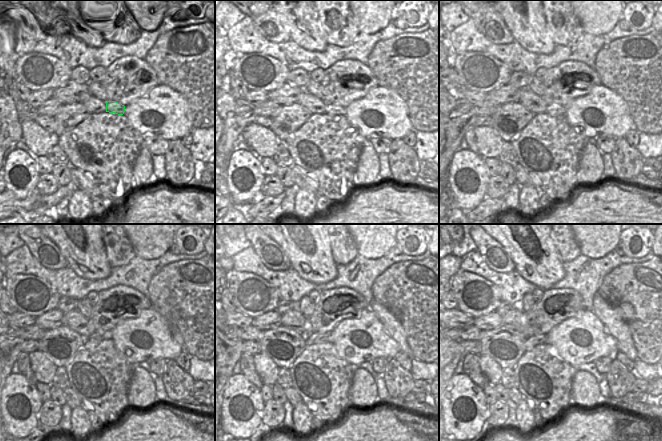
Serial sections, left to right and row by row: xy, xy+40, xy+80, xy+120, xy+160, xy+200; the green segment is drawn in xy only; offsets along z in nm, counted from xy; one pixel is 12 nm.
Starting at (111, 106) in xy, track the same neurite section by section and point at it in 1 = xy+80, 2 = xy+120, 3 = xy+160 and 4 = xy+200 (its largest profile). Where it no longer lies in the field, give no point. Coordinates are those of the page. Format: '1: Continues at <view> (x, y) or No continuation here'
1: Continues at xy+80 (553, 110)
2: Continues at xy+120 (99, 334)
3: Continues at xy+160 (314, 338)
4: Continues at xy+200 (530, 342)

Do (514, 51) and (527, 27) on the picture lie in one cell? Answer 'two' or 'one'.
two

